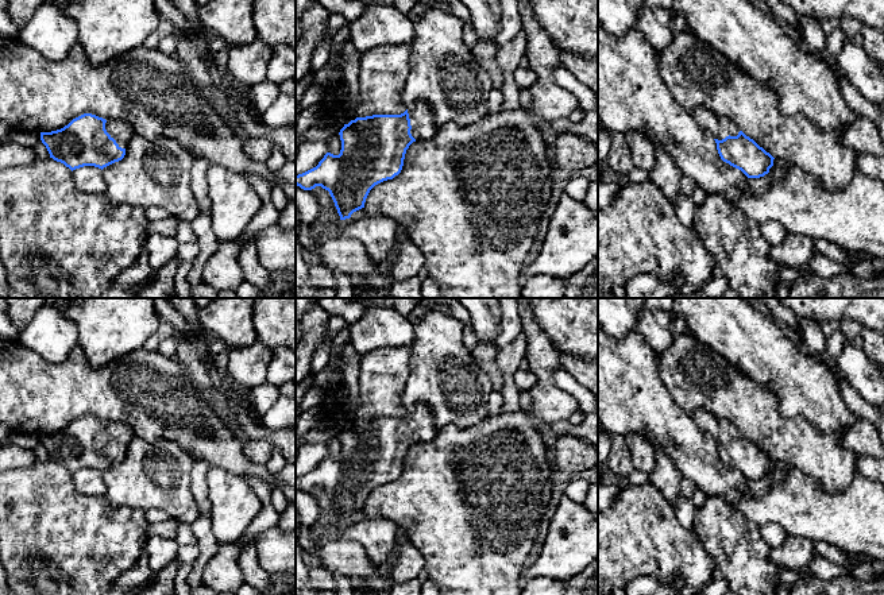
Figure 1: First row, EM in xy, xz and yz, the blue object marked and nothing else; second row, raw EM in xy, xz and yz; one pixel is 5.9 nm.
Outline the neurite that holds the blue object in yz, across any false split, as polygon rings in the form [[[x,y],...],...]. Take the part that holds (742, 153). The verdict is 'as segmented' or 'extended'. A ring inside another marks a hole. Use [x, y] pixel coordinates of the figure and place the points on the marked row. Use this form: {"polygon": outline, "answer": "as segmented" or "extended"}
{"polygon": [[[695,107],[691,116],[714,138],[723,162],[741,170],[748,178],[760,178],[769,173],[775,158],[746,136],[730,119],[718,116],[705,107]]], "answer": "extended"}

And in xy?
{"polygon": [[[84,113],[61,130],[40,132],[40,140],[50,158],[72,171],[84,166],[103,170],[124,158],[132,134],[126,121]]], "answer": "extended"}

